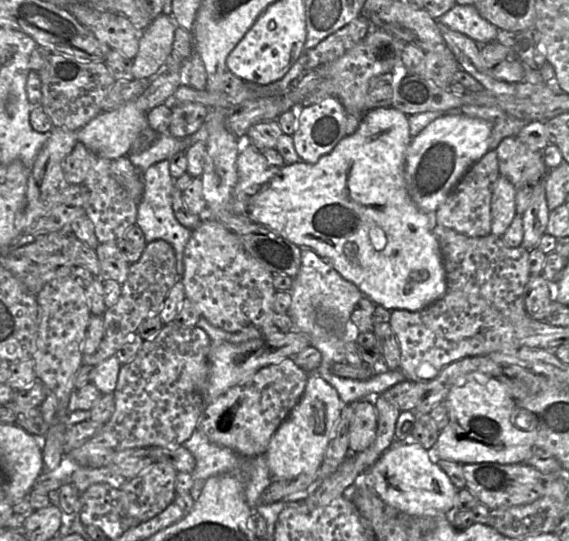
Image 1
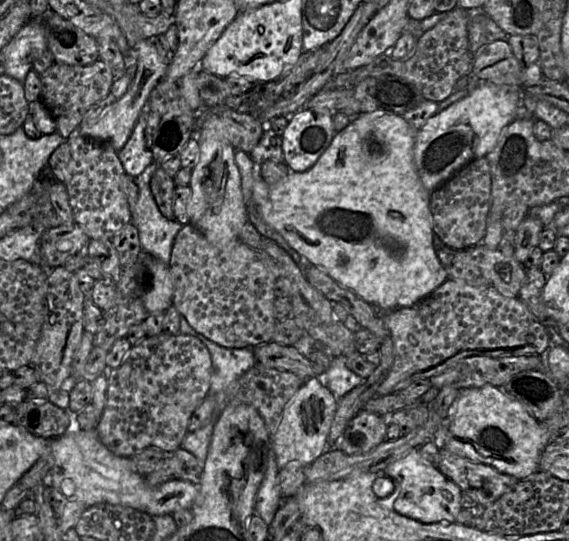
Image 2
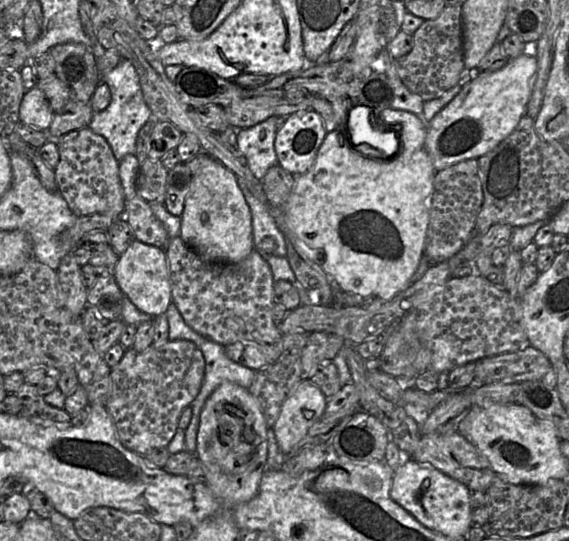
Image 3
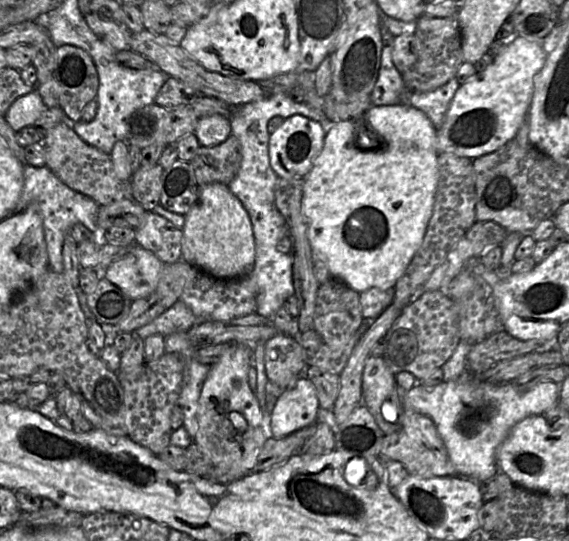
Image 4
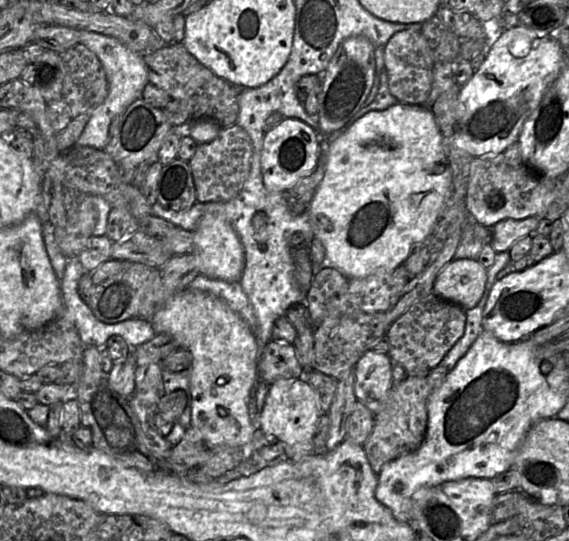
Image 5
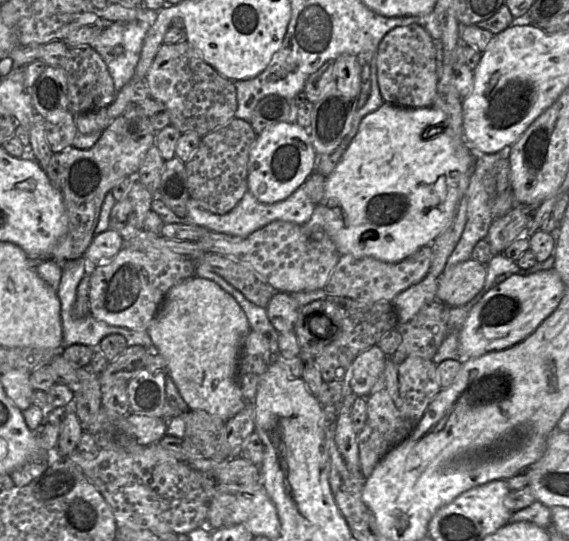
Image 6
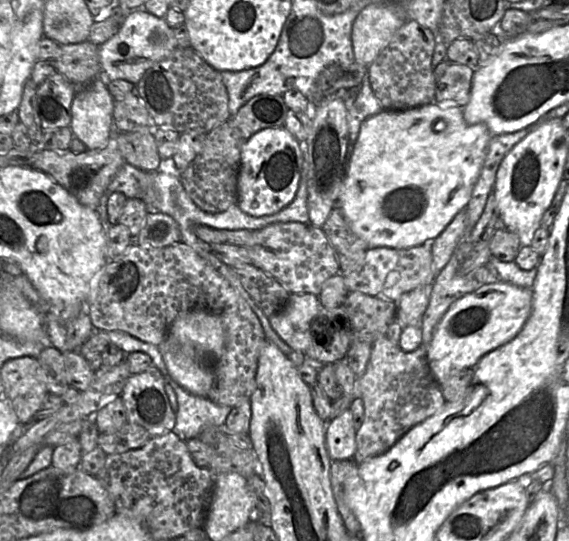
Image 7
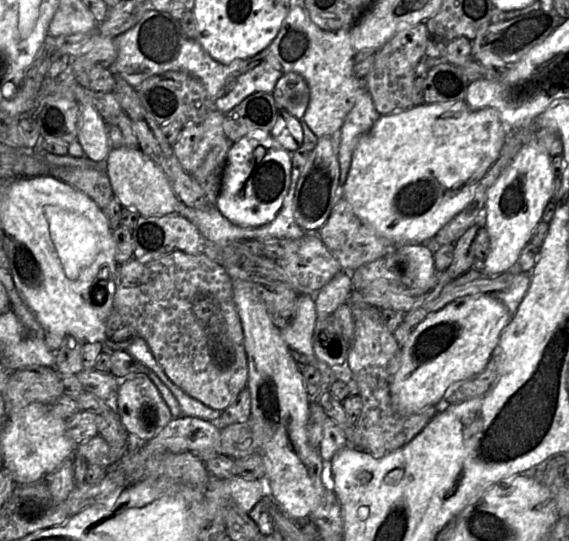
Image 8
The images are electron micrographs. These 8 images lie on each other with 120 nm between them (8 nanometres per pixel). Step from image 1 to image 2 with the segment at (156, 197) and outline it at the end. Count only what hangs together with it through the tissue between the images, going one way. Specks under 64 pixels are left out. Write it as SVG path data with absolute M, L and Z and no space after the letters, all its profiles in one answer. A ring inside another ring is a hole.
M152 162L135 177L138 199L131 222L139 232L143 252L153 255L169 267L174 239L182 224L166 218L158 209L151 193L150 180L159 164Z

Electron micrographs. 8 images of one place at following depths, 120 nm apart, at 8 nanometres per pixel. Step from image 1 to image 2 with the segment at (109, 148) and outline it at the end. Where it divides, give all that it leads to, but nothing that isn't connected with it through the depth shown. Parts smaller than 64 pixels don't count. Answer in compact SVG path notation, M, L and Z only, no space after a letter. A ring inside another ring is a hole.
M149 39L138 41L130 47L129 54L135 58L136 70L126 93L105 107L97 118L89 120L87 125L79 125L76 132L82 136L109 143L116 152L121 150L128 141L151 91L164 78L170 63L170 58L162 57Z

